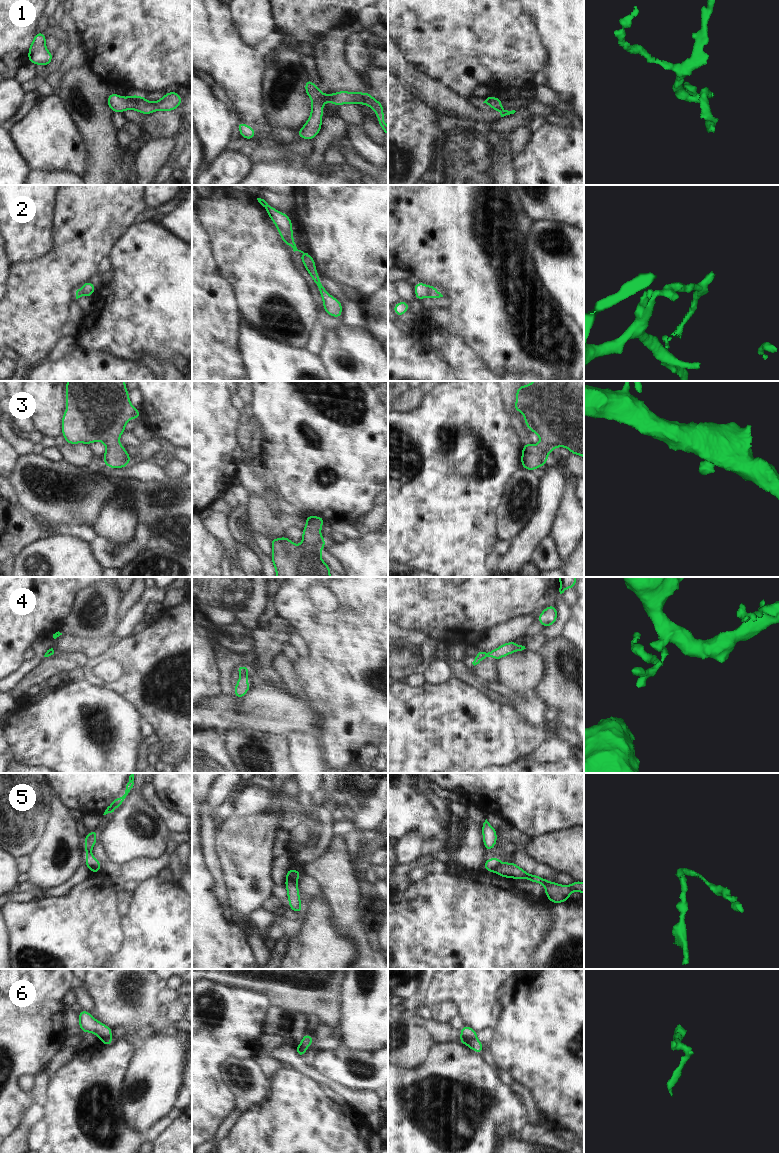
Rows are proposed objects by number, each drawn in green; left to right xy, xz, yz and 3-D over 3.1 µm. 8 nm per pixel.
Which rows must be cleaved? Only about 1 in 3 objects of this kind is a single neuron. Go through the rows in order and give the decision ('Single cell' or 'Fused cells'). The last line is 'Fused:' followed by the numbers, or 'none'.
1: Fused cells
2: Fused cells
3: Single cell
4: Fused cells
5: Fused cells
6: Fused cells
Fused: 1, 2, 4, 5, 6

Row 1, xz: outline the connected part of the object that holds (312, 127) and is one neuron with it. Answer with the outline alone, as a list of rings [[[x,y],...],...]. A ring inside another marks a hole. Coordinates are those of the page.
[[[326,95],[321,101],[312,102],[312,105],[310,107],[311,115],[303,127],[297,130],[297,135],[299,138],[305,140],[313,140],[320,133],[322,128],[323,106],[325,99]]]

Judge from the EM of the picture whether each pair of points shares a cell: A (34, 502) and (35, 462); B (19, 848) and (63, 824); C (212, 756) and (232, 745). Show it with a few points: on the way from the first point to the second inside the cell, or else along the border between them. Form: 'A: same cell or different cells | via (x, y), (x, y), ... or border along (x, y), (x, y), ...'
A: same cell | via (28, 490), (20, 477), (20, 469), (23, 466)
B: different cells | border along (49, 815), (40, 839), (28, 856)
C: different cells | border along (223, 732), (224, 750), (232, 762)

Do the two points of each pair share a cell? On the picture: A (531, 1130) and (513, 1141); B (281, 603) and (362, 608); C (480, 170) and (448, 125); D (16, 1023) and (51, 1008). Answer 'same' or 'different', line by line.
A: different
B: same
C: different
D: same

